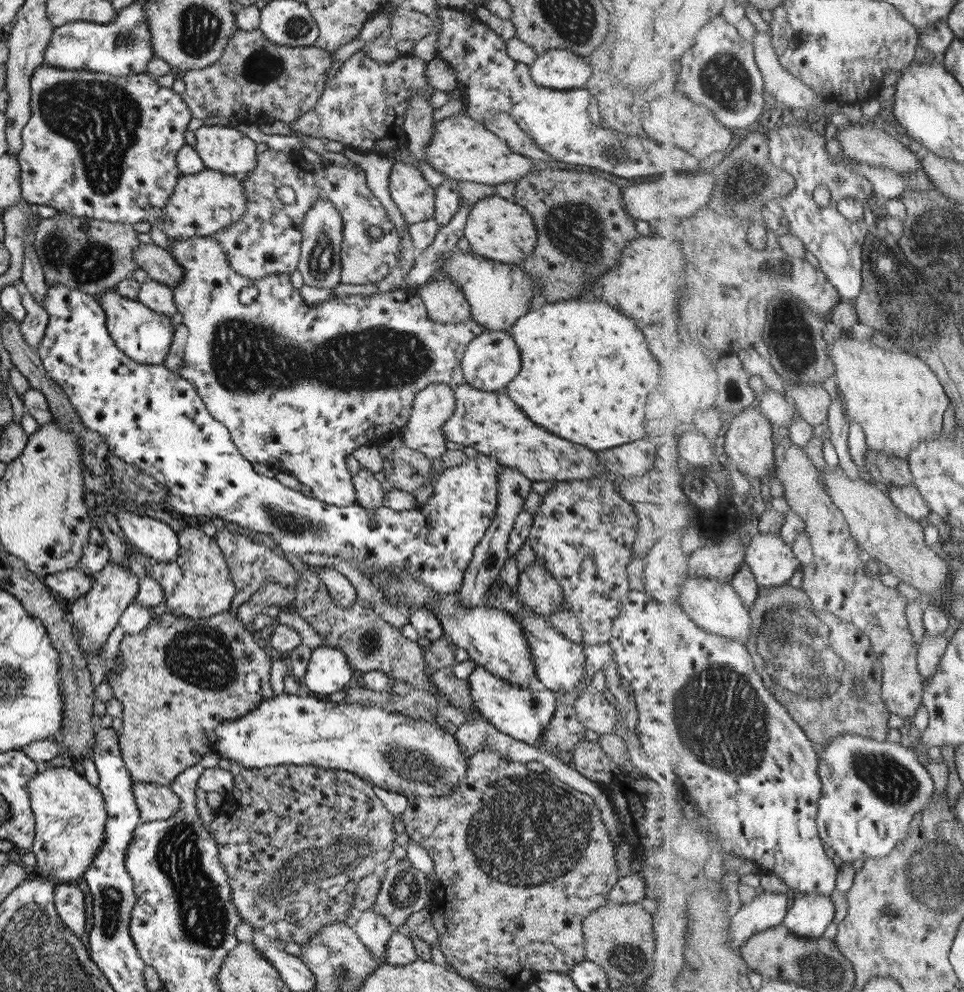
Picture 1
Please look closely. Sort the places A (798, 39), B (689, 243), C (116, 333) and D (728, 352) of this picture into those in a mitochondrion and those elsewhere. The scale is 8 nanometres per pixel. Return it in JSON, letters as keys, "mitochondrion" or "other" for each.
{"A":"other","B":"other","C":"other","D":"other"}

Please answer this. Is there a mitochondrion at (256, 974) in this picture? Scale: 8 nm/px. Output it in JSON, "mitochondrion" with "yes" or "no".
{"mitochondrion":"no"}

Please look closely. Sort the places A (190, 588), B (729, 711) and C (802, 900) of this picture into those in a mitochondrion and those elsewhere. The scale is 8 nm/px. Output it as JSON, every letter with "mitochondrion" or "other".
{"A":"other","B":"mitochondrion","C":"other"}

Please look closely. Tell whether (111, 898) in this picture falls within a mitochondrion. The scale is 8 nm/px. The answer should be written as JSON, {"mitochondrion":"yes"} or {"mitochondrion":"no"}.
{"mitochondrion":"yes"}

